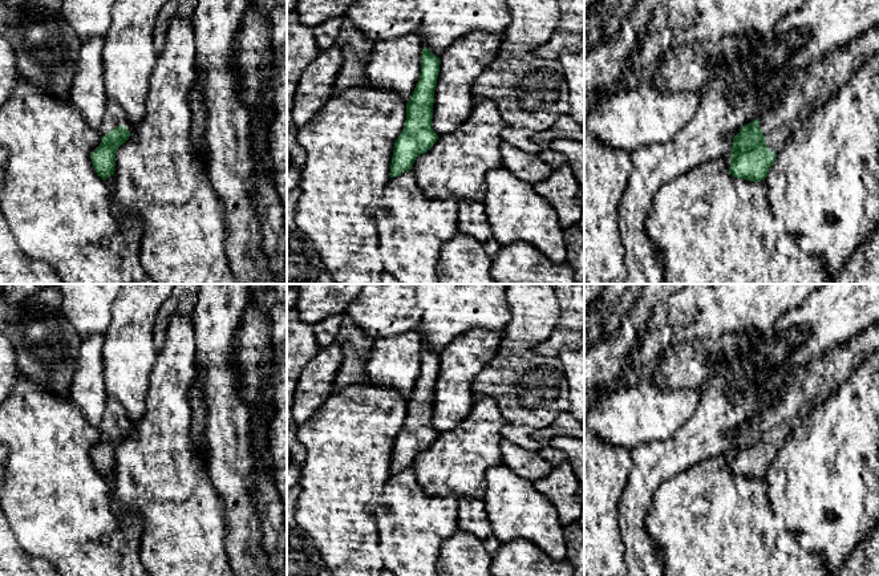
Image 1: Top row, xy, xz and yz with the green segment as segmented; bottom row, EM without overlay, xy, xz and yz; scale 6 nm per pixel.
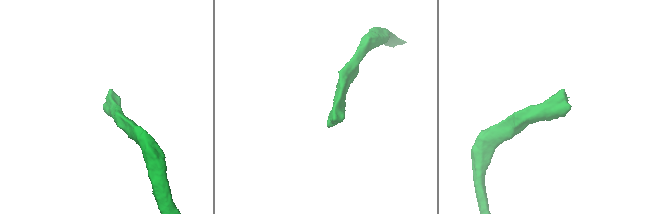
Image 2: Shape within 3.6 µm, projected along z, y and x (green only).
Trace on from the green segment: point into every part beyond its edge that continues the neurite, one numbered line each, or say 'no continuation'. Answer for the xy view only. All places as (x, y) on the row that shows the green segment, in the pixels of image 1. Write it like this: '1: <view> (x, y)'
1: xy (114, 116)

